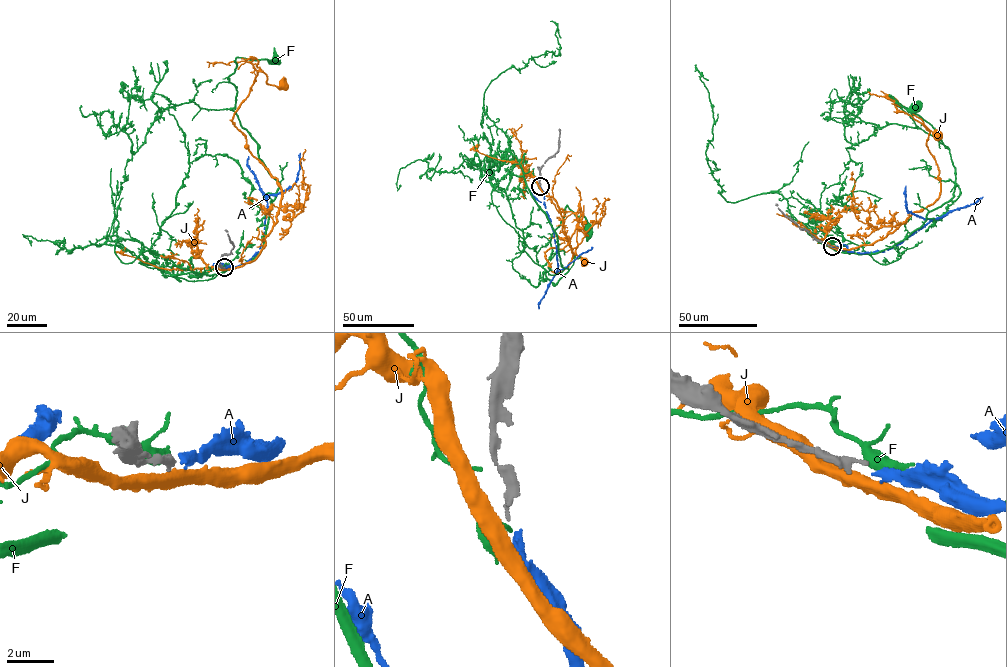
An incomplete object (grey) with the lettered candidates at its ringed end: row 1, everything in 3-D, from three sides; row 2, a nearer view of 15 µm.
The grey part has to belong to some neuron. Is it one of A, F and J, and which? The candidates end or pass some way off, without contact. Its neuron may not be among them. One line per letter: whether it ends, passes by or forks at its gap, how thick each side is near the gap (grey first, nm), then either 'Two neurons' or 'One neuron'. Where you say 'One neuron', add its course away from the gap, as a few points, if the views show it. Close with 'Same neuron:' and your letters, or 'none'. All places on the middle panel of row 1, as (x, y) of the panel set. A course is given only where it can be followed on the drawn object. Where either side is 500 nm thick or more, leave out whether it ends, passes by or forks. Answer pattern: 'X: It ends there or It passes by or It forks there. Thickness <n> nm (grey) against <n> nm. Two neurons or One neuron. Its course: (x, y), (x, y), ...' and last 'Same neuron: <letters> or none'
A: It ends there. Thickness 180 nm (grey) against 320 nm. One neuron. Its course: (540, 187), (553, 233), (558, 269), (538, 304), (539, 308)
F: It forks there. Thickness 180 nm (grey) against 480 nm. Two neurons
J: Thickness 180 nm (grey) against 550 nm. Two neurons
Same neuron: A

